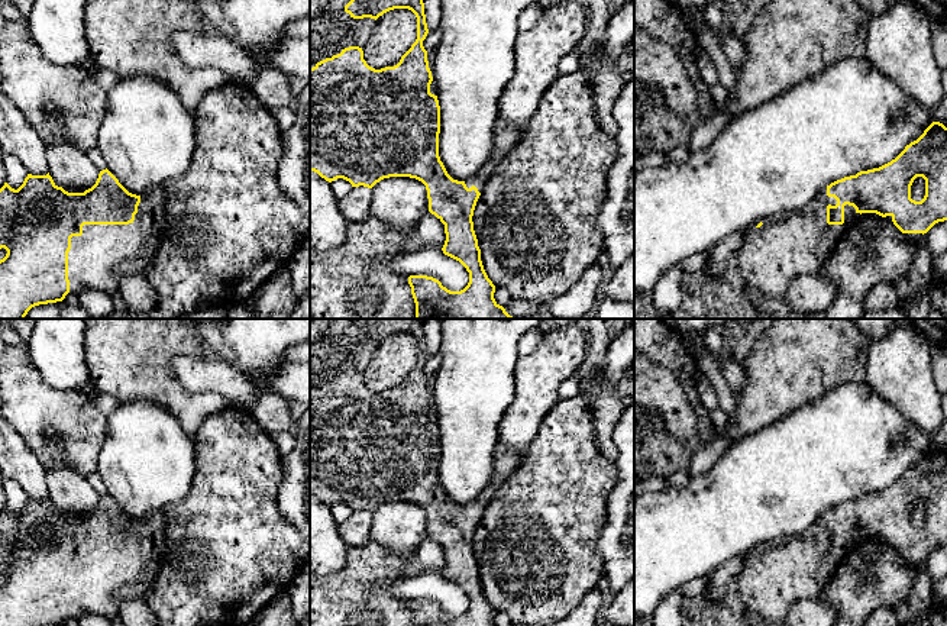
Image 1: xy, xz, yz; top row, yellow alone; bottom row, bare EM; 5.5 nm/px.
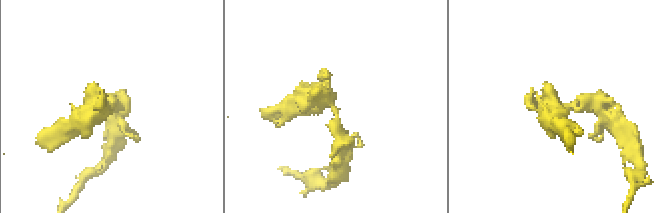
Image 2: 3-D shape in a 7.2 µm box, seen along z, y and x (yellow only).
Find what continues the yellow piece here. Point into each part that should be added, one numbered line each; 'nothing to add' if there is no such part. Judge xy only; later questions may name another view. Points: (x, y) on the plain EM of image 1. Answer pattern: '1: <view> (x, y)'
1: xy (104, 577)

